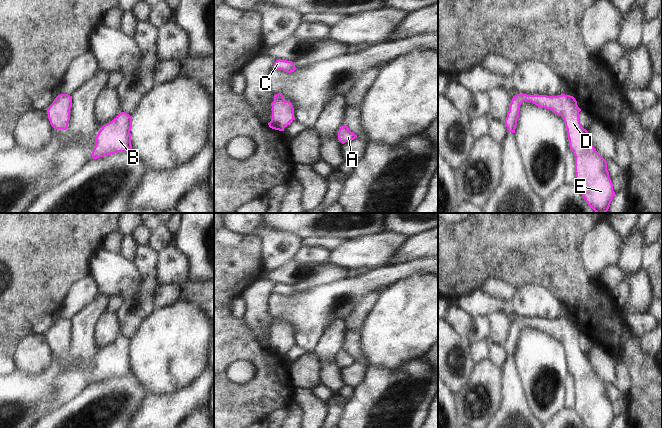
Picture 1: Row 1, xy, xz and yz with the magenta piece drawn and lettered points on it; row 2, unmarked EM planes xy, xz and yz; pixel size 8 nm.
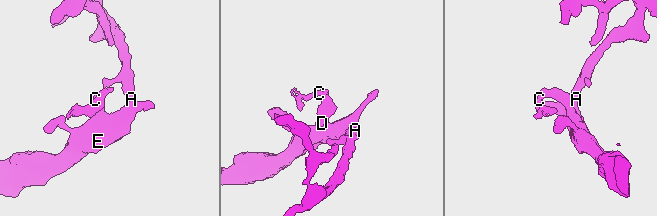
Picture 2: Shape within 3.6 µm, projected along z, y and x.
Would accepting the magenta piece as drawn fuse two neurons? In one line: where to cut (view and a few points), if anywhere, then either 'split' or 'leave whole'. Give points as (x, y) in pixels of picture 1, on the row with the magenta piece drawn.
no cut; leave whole

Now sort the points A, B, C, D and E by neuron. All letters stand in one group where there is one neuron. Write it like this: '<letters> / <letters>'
A B C D E

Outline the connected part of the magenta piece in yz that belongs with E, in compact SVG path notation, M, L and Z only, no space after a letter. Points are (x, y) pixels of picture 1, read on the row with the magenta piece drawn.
M517 94L513 96L505 119L508 132L515 133L520 105L523 101L530 101L540 108L550 109L553 113L563 118L567 129L570 150L575 156L575 186L578 188L587 204L596 213L606 213L615 195L613 184L607 170L607 161L595 150L589 140L588 131L581 126L579 120L579 112L581 109L578 107L575 98L565 94L558 96Z

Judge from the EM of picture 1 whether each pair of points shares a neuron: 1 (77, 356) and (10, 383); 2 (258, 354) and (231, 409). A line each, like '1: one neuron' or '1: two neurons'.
1: one neuron
2: one neuron

